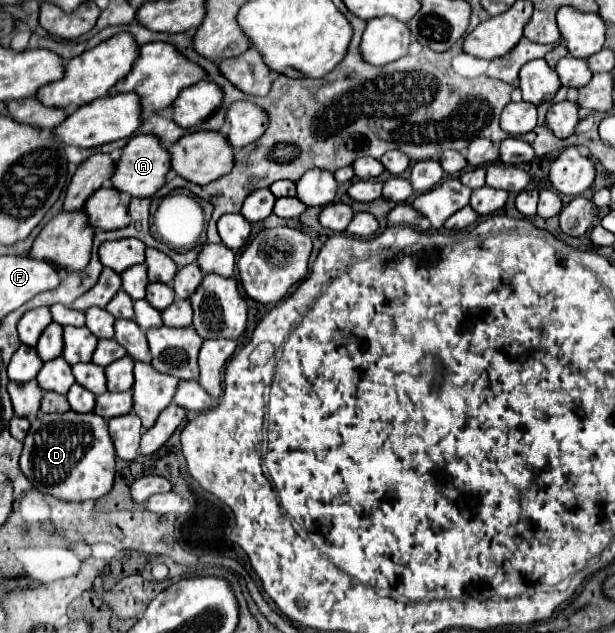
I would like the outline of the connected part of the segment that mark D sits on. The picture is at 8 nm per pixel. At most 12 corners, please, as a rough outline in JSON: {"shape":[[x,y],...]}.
{"shape":[[38,414],[20,470],[64,502],[114,482],[104,418]]}

